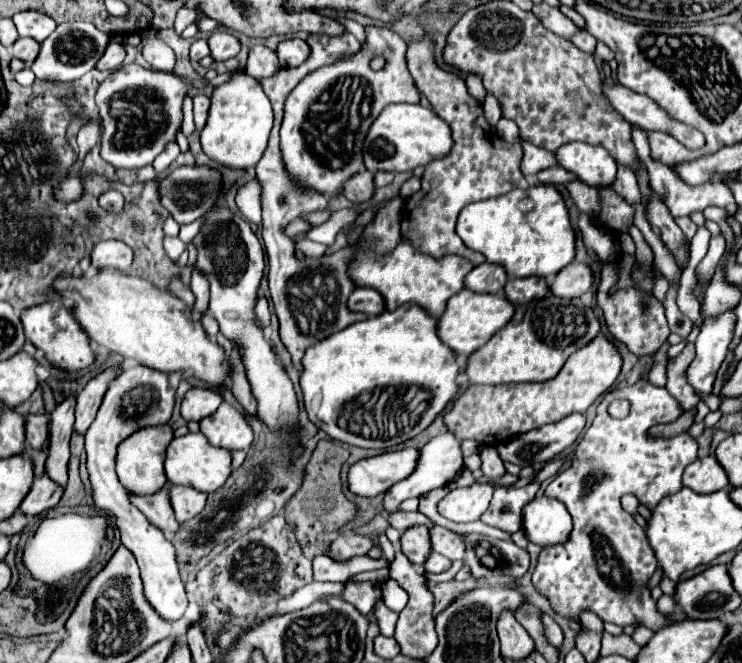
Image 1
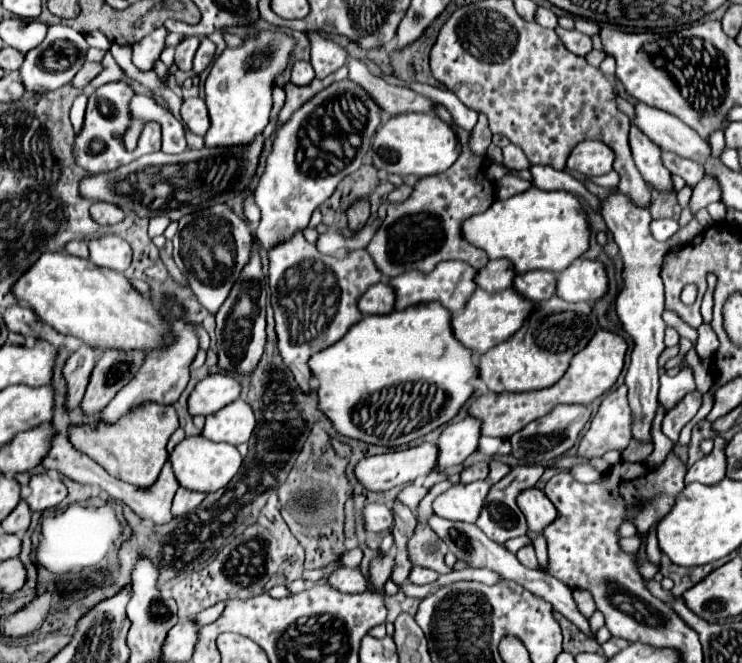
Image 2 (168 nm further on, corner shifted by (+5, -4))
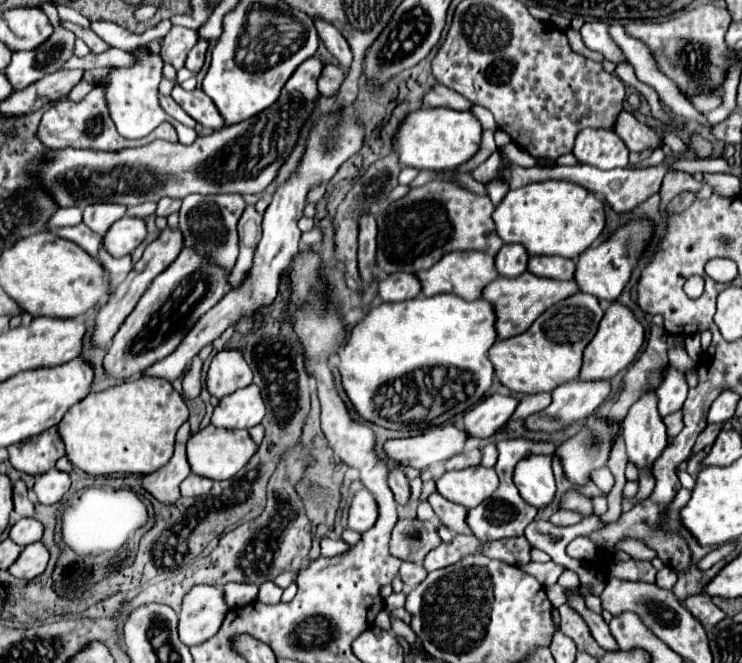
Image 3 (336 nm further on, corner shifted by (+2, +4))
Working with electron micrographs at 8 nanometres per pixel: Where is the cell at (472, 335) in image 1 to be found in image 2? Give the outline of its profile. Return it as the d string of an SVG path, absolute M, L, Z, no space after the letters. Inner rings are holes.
M477 288L471 294L469 302L465 304L465 310L451 318L453 334L459 342L463 342L463 346L471 348L477 354L483 354L489 348L505 342L511 334L515 334L531 310L533 310L533 304L529 300L523 300L523 296L519 296L513 288L495 292L495 294Z

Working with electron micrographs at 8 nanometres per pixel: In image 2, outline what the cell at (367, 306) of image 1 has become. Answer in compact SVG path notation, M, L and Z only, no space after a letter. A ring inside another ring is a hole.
M379 282L379 284L371 286L359 298L357 306L363 314L389 314L393 310L393 302L395 302L393 288L387 286L385 282Z

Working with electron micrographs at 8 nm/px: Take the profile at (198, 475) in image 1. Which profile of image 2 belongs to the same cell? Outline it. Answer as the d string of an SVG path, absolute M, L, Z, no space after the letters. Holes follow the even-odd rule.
M191 436L185 438L183 442L179 442L173 452L169 454L169 462L173 468L173 474L177 478L177 482L187 488L187 490L195 490L195 492L217 492L219 488L227 486L229 480L237 474L239 466L241 466L241 456L237 452L235 446L225 444L225 442L211 442L203 436Z

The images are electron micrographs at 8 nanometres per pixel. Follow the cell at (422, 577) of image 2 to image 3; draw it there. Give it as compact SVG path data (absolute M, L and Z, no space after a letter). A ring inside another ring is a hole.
M404 562L400 566L400 570L398 570L398 576L404 582L404 590L412 590L412 588L416 588L428 576L428 572L420 564Z

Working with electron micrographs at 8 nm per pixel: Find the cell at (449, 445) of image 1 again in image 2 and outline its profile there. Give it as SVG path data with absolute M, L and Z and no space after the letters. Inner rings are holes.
M467 416L455 424L445 426L437 440L439 456L435 472L443 472L449 466L461 464L469 454L475 452L477 440L479 440L479 420L475 418Z

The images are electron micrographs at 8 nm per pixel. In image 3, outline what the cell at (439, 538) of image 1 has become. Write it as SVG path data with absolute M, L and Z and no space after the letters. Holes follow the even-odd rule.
M398 520L390 536L390 554L404 560L422 564L424 556L440 544L436 524L432 520Z

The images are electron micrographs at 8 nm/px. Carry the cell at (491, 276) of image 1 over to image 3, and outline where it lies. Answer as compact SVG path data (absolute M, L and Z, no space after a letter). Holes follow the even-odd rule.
M504 244L500 252L496 254L496 268L500 276L512 278L512 276L520 276L522 272L526 272L528 260L530 256L522 244Z

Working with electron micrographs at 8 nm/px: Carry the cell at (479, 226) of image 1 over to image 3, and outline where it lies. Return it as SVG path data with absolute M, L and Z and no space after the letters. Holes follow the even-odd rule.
M536 182L516 190L508 190L504 200L494 210L498 236L508 242L520 242L528 248L530 256L556 254L576 258L590 248L606 226L604 202L586 188L570 182Z

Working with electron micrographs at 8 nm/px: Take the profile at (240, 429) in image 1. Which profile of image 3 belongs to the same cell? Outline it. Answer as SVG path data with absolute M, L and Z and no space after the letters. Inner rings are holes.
M256 384L240 388L222 398L214 408L212 424L218 428L252 428L262 422L266 406Z

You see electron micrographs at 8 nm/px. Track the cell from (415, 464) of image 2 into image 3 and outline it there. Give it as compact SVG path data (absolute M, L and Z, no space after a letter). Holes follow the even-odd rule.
M440 425L427 428L420 436L388 440L384 444L384 454L394 458L402 466L414 466L418 470L430 464L444 462L464 450L470 436L455 425Z

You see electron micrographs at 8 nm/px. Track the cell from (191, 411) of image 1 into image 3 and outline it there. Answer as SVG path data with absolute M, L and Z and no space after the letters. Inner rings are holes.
M222 350L212 358L206 378L212 396L224 398L248 384L252 384L252 372L238 350Z

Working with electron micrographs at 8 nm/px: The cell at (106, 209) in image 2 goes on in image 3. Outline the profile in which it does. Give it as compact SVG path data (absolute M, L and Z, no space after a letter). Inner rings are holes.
M90 204L84 208L84 224L96 234L104 236L108 228L126 214L126 206L120 204Z

